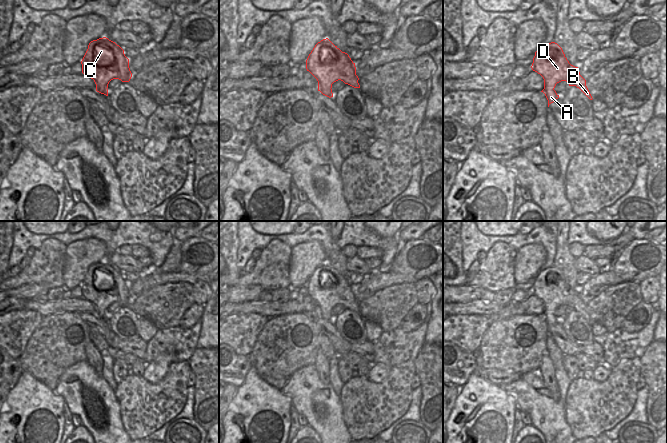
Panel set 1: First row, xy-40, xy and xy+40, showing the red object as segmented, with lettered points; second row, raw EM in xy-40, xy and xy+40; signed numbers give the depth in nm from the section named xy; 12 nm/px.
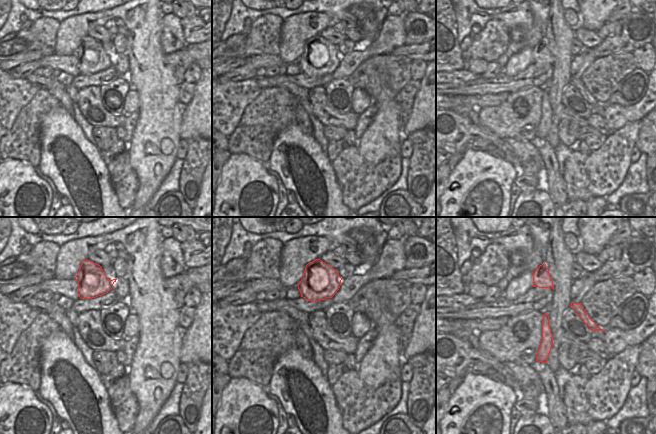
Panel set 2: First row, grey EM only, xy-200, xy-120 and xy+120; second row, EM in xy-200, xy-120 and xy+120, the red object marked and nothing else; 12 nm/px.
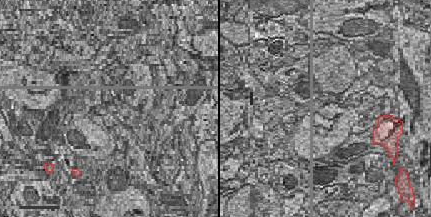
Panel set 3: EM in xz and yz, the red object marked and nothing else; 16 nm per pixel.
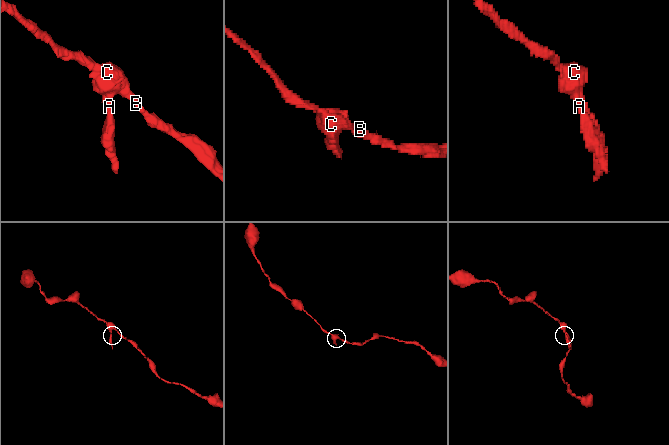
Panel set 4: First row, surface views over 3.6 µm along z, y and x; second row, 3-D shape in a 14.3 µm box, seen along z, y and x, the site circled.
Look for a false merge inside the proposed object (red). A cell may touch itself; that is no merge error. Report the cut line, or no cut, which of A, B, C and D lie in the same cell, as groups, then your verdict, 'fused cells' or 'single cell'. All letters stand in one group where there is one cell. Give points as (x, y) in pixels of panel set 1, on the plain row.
xy-40 (106, 311), (96, 314) | A / B C D | fused cells

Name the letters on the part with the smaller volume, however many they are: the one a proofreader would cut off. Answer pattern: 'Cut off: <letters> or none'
Cut off: A

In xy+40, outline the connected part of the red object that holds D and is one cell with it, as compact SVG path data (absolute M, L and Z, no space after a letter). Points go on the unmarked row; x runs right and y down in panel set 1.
M555 266L540 270L535 276L531 292L543 301L544 314L555 312L557 307L566 305L569 310L576 310L590 324L593 323L578 291L569 287L562 272Z

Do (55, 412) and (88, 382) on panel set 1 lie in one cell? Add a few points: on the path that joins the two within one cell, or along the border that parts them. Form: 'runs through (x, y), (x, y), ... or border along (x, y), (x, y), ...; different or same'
border along (53, 391), (65, 402); different

